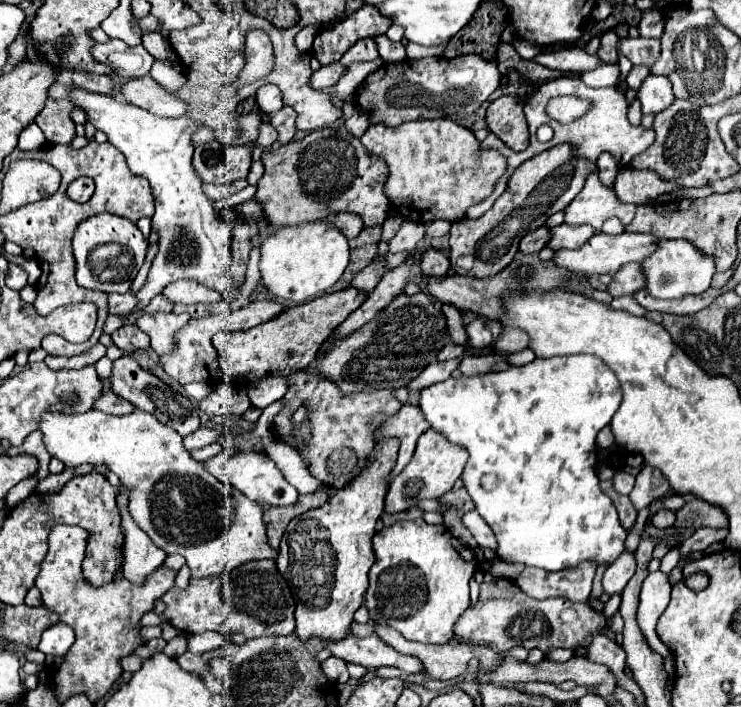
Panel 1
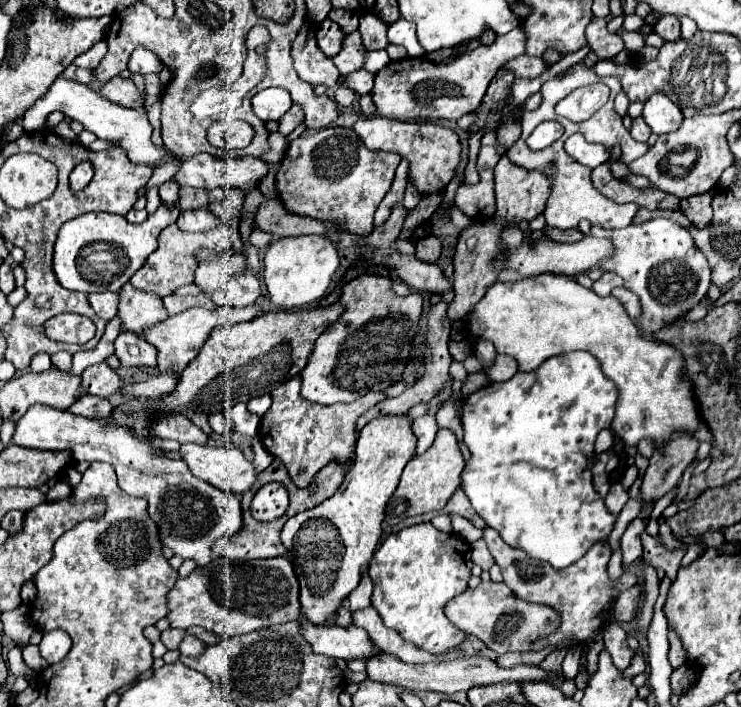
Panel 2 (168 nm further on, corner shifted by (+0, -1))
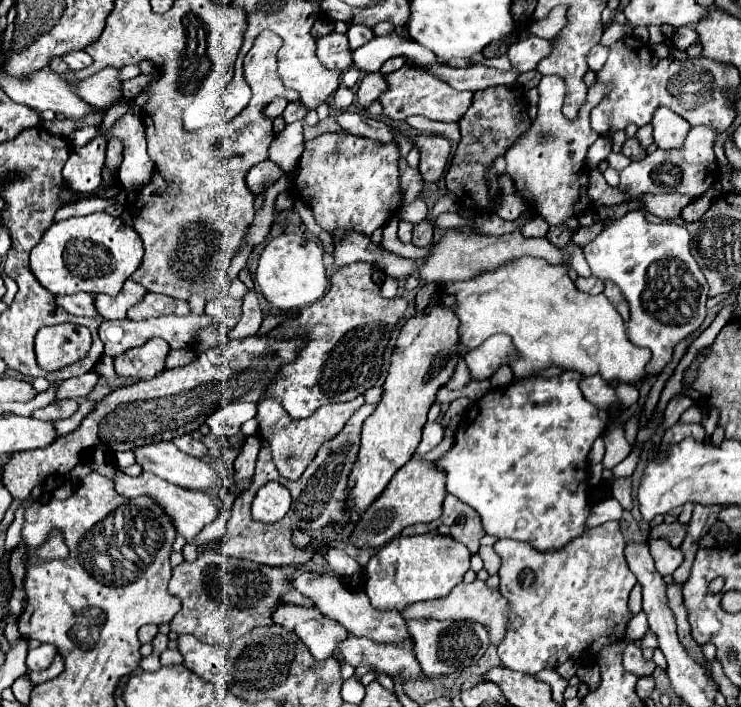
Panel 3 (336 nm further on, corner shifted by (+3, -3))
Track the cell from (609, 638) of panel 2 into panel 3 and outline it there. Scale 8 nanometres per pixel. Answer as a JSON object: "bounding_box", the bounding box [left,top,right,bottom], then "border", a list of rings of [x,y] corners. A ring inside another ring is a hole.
{"bounding_box":[624,643,656,677],"border":[[[628,643],[626,651],[624,651],[624,667],[626,667],[630,673],[638,675],[638,677],[646,677],[646,675],[652,675],[652,673],[654,673],[656,663],[654,663],[652,659],[650,659],[650,661],[644,659],[640,647],[636,647],[634,643]]]}

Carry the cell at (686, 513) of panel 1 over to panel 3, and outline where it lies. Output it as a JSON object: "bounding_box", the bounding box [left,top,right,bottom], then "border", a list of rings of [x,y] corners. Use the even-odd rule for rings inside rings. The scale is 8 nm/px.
{"bounding_box":[648,521,686,547],"border":[[[678,521],[672,523],[672,525],[658,525],[650,531],[650,537],[648,539],[664,539],[668,541],[672,547],[680,547],[682,541],[684,541],[684,535],[686,535],[686,525],[680,525]]]}

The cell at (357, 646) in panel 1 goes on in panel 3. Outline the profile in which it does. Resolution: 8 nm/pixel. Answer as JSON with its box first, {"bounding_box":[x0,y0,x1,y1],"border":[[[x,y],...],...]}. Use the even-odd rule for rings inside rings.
{"bounding_box":[272,603,348,659],"border":[[[278,603],[272,621],[284,629],[294,631],[310,649],[314,659],[328,659],[338,649],[338,643],[348,637],[348,631],[336,621],[320,615],[316,607],[300,607],[292,603]]]}

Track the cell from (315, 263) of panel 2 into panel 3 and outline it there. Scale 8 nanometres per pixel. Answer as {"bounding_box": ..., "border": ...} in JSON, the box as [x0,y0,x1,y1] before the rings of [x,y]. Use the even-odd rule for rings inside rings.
{"bounding_box":[256,235,326,311],"border":[[[280,235],[276,239],[270,239],[258,259],[258,269],[256,269],[256,281],[260,285],[262,295],[266,301],[282,311],[292,311],[292,309],[304,309],[310,303],[318,301],[326,287],[326,267],[322,261],[322,249],[300,235]]]}

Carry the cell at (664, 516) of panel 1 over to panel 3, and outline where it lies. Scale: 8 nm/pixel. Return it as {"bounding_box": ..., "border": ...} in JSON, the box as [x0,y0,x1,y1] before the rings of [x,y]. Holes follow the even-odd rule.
{"bounding_box":[648,539,684,577],"border":[[[652,539],[652,541],[648,541],[648,545],[650,545],[650,553],[652,553],[654,561],[656,561],[656,569],[664,577],[672,575],[676,571],[676,567],[680,565],[680,561],[684,559],[682,551],[670,547],[664,539]]]}

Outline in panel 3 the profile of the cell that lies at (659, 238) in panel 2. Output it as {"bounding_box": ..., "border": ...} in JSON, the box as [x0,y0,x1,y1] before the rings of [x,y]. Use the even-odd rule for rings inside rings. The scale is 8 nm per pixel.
{"bounding_box":[584,209,708,377],"border":[[[636,209],[626,213],[624,217],[610,221],[606,229],[584,247],[586,261],[592,269],[592,275],[598,279],[608,279],[616,283],[630,307],[630,321],[628,321],[628,337],[636,347],[646,347],[652,351],[652,359],[646,365],[648,377],[658,377],[664,367],[672,361],[674,347],[692,335],[706,317],[706,299],[708,299],[708,283],[690,255],[690,235],[686,227],[674,223],[650,223],[646,221],[644,211]]]}

